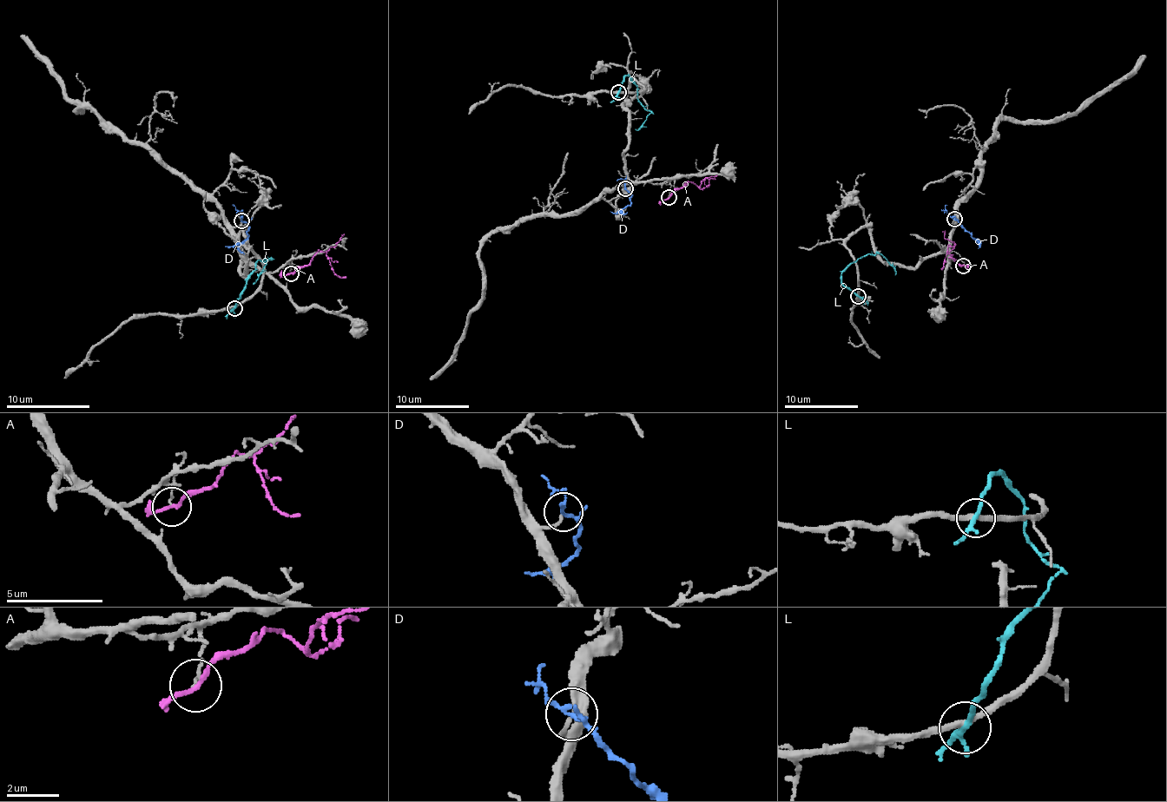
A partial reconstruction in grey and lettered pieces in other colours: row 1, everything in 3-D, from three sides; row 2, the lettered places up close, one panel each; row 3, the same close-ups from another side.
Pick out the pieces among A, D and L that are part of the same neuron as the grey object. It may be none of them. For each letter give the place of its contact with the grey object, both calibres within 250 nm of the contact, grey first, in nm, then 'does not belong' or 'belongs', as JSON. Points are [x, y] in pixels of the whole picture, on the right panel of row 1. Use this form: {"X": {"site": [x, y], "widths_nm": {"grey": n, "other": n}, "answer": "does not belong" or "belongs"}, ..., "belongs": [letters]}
{"A": {"site": [963, 266], "widths_nm": {"grey": 90, "other": 170}, "answer": "does not belong"}, "D": {"site": [954, 219], "widths_nm": {"grey": 150, "other": 140}, "answer": "belongs"}, "L": {"site": [858, 296], "widths_nm": {"grey": 240, "other": 160}, "answer": "does not belong"}, "belongs": ["D"]}

